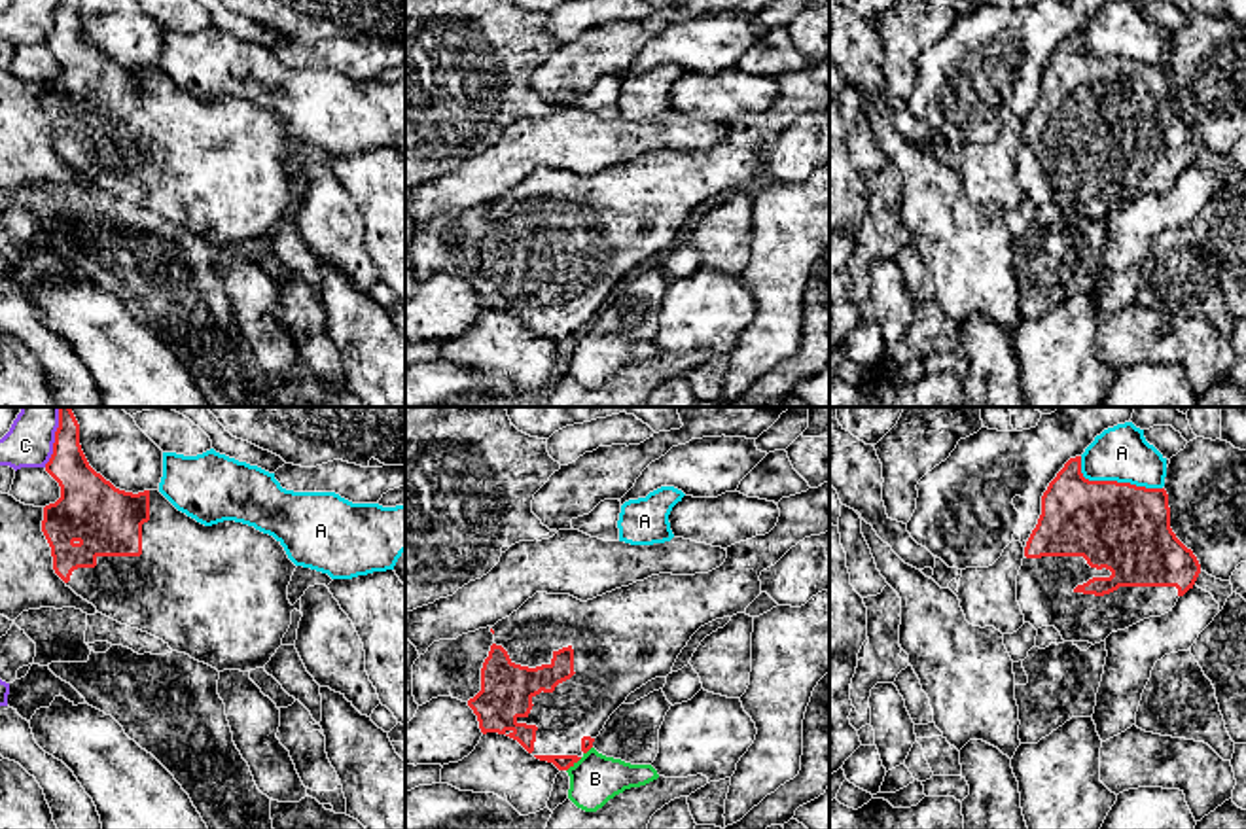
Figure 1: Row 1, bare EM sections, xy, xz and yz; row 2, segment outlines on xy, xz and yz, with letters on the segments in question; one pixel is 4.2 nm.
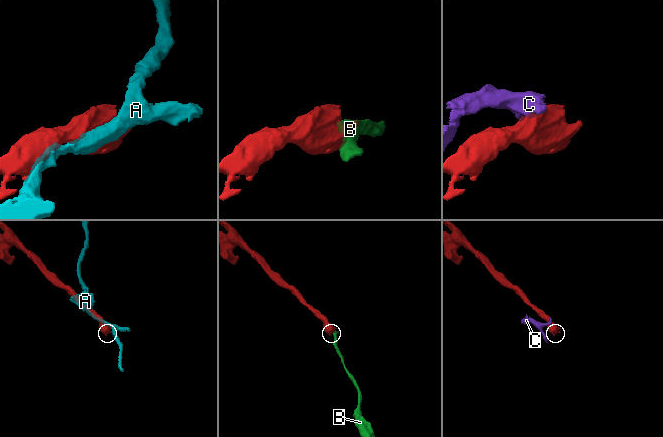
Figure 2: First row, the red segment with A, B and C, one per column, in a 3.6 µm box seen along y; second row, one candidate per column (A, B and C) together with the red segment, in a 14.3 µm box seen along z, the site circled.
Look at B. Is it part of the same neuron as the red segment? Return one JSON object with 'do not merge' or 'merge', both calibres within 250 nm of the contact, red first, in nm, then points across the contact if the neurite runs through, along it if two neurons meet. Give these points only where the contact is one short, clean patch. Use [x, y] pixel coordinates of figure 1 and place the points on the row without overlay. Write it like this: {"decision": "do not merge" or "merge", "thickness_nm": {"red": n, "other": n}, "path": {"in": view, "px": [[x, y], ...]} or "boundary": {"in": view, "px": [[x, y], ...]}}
{"decision": "do not merge", "thickness_nm": {"red": 60, "other": 220}, "boundary": {"in": "xz", "px": [[582, 334], [567, 347]]}}

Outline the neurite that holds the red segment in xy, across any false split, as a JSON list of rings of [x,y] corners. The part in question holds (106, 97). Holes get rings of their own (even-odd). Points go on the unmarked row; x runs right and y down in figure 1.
[[[59,0],[45,47],[59,59],[61,74],[44,83],[42,108],[51,123],[53,146],[66,163],[98,189],[148,208],[172,227],[218,248],[250,248],[271,237],[292,201],[292,187],[301,187],[301,174],[294,182],[288,176],[288,161],[297,142],[280,117],[235,97],[205,102],[178,87],[159,66],[133,70],[116,64],[89,42],[80,21],[80,0]]]

